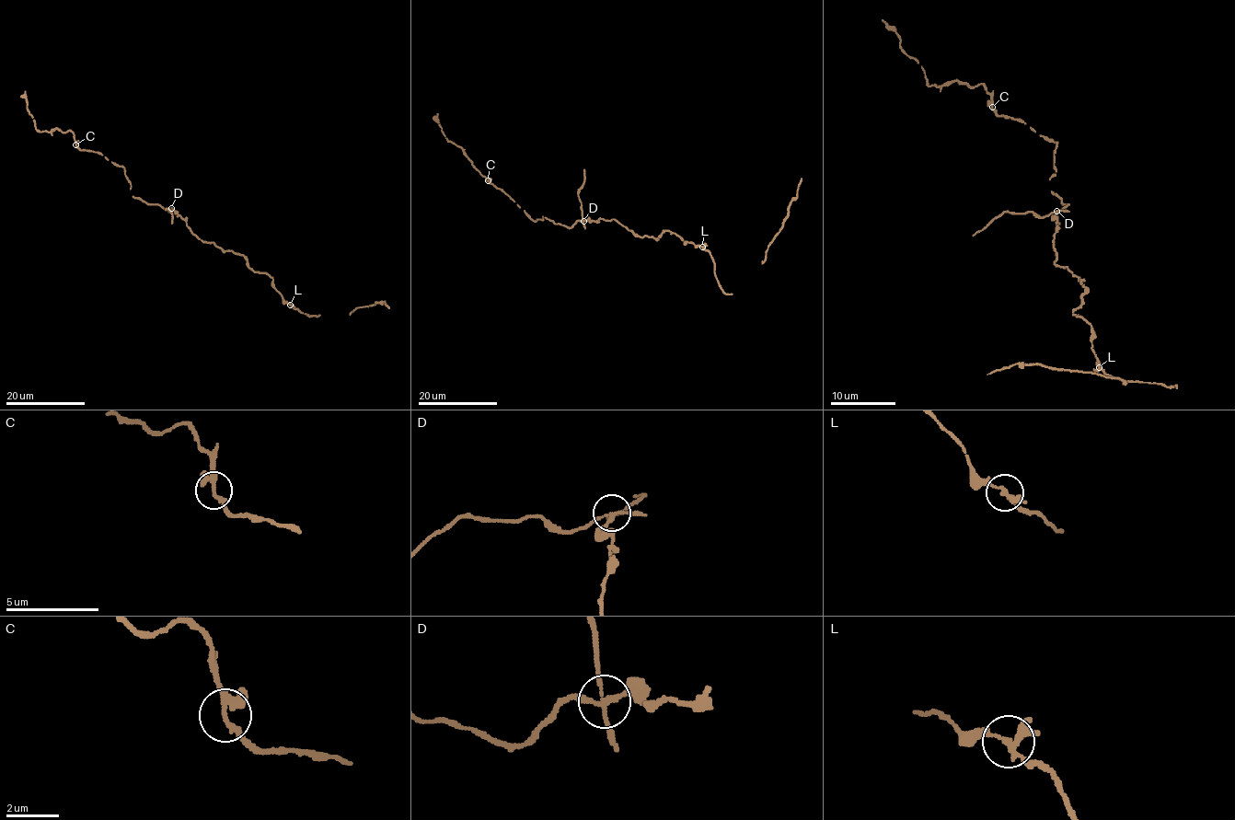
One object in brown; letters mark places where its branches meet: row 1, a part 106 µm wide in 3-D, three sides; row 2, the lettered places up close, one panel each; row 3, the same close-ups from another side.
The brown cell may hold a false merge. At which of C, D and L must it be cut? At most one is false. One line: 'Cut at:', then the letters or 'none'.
Cut at: D

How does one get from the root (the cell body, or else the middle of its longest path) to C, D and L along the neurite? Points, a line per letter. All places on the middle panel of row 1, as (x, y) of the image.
C: (623, 225), (613, 218), (577, 221), (571, 227), (543, 216), (543, 220), (534, 221), (488, 180)
D: (623, 225), (613, 218), (583, 221)
L: (623, 225), (641, 237), (657, 238), (664, 230), (670, 230), (685, 242), (702, 247)

